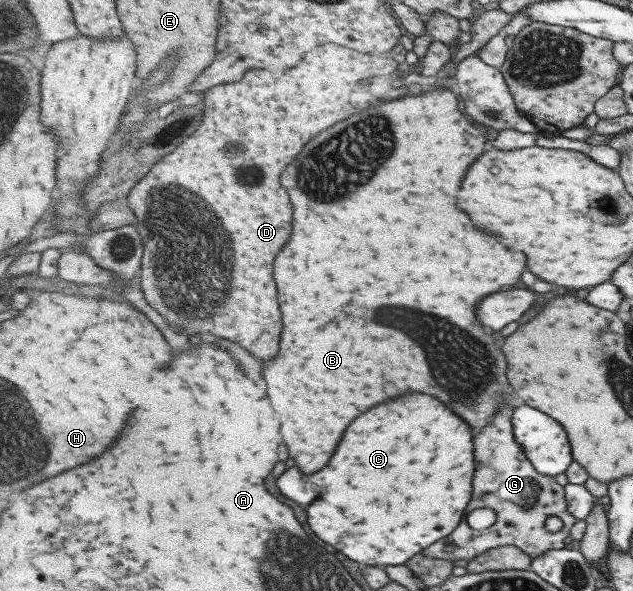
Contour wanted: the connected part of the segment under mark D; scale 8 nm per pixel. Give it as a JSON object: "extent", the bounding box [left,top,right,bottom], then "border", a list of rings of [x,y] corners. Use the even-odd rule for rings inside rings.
{"extent":[127,44,399,360],"border":[[[325,44],[325,46],[319,46],[319,48],[311,50],[307,54],[307,58],[299,66],[295,66],[291,70],[281,70],[281,72],[249,70],[239,84],[225,84],[225,86],[213,88],[205,98],[205,120],[203,120],[201,128],[187,142],[183,142],[175,150],[175,154],[169,154],[163,160],[159,160],[151,168],[151,172],[147,172],[147,176],[139,180],[127,196],[127,201],[137,215],[136,228],[141,234],[145,246],[144,260],[138,282],[141,285],[141,290],[145,293],[147,302],[159,314],[163,314],[173,326],[179,326],[183,334],[189,334],[189,336],[193,336],[193,334],[211,334],[211,336],[229,338],[233,342],[239,342],[243,348],[253,352],[257,358],[273,360],[273,356],[279,354],[281,330],[283,330],[283,318],[281,318],[281,308],[279,308],[279,292],[277,292],[277,282],[275,282],[273,270],[275,270],[277,254],[283,250],[283,246],[289,242],[289,238],[293,234],[293,204],[291,204],[291,198],[289,198],[287,190],[281,186],[281,174],[301,154],[301,150],[305,148],[307,142],[311,142],[323,130],[327,130],[327,128],[331,128],[331,126],[335,126],[335,124],[339,124],[339,122],[353,116],[353,104],[349,100],[351,100],[351,92],[353,92],[355,84],[359,84],[365,78],[391,74],[391,72],[397,70],[399,63],[398,60],[393,60],[390,51],[381,54],[365,54],[338,44]],[[187,194],[189,194],[191,208],[209,210],[209,212],[189,212]]]}

